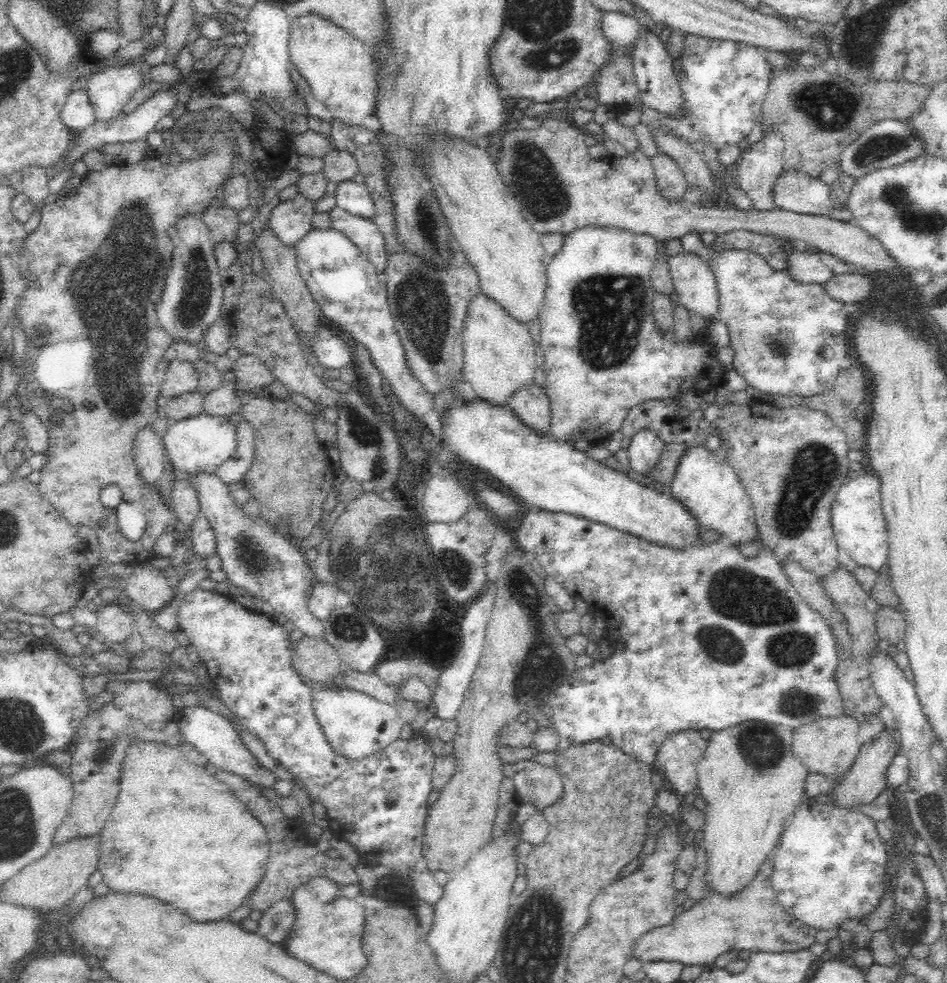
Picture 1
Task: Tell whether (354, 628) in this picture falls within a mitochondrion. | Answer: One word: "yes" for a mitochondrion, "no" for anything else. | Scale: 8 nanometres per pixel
yes

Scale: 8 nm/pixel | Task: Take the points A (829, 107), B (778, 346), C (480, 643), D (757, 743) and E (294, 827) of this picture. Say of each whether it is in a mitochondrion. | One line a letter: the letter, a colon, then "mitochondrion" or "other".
A: mitochondrion
B: mitochondrion
C: other
D: mitochondrion
E: other

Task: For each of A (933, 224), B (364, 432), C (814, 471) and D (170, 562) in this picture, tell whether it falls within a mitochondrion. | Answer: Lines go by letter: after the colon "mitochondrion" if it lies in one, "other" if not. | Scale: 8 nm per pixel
A: mitochondrion
B: mitochondrion
C: mitochondrion
D: other

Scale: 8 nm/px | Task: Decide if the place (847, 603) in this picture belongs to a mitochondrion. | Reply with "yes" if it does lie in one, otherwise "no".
no

